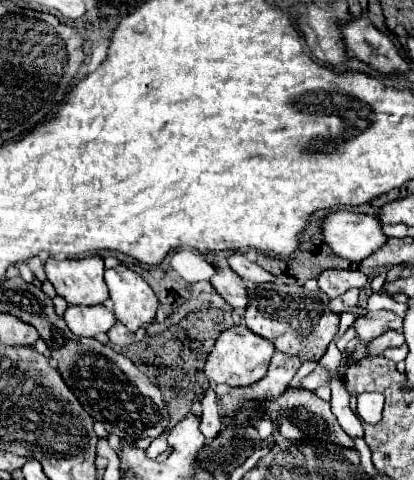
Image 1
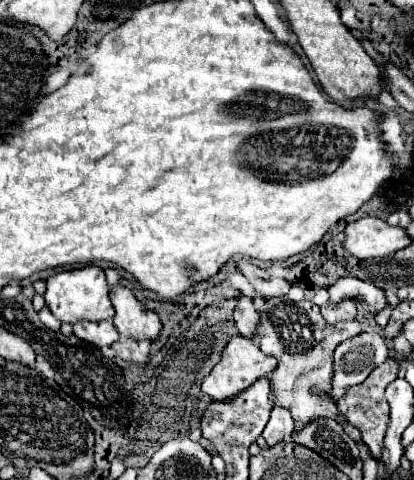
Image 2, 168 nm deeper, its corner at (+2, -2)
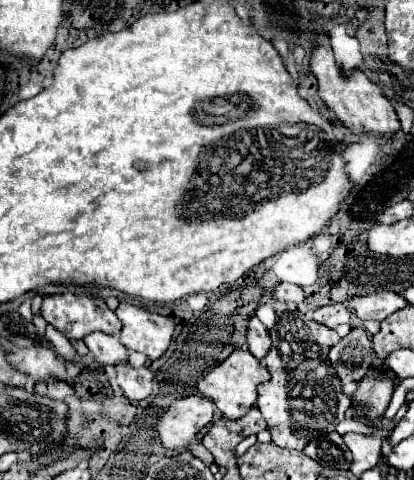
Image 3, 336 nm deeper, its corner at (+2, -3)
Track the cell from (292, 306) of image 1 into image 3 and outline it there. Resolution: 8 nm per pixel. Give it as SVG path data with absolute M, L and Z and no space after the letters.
M287 310L283 314L279 314L277 324L271 330L271 340L273 340L271 350L263 358L263 364L271 372L271 380L257 388L257 392L259 392L257 406L263 414L263 418L267 420L271 438L277 446L303 450L305 444L309 440L313 440L313 436L317 436L317 432L333 432L337 428L337 424L341 424L347 418L347 410L351 408L351 400L341 392L341 382L335 376L335 372L329 364L329 358L327 358L329 348L333 344L337 344L341 340L341 336L333 328L327 328L327 326L307 318L299 310L293 310L293 312Z

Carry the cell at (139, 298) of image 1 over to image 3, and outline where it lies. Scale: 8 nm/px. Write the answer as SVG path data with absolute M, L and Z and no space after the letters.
M127 302L119 304L115 314L123 322L119 334L123 346L143 352L151 360L167 350L173 336L173 320L169 316L159 316Z

